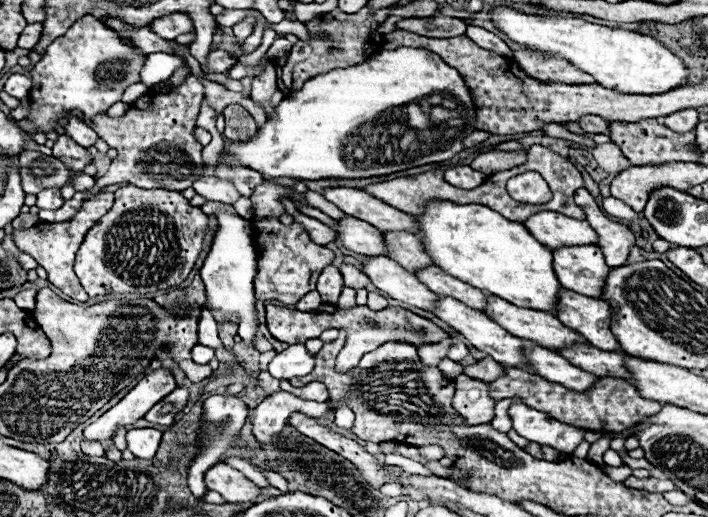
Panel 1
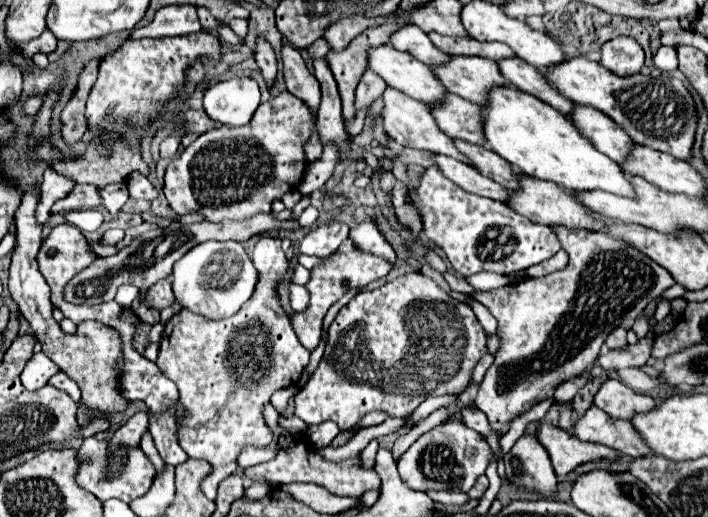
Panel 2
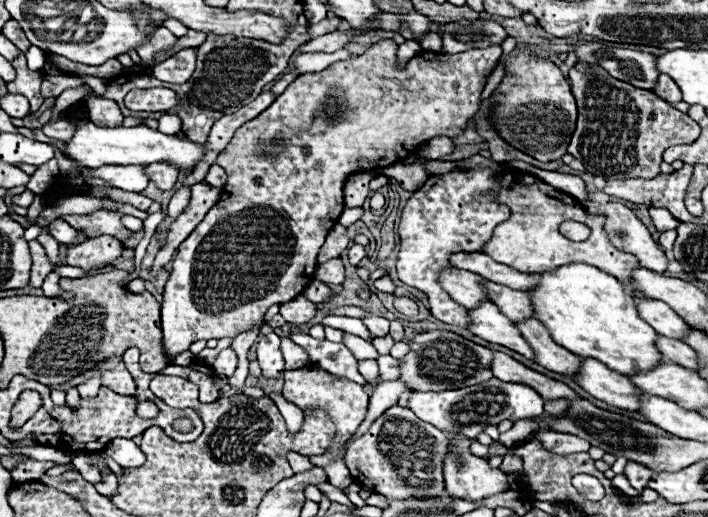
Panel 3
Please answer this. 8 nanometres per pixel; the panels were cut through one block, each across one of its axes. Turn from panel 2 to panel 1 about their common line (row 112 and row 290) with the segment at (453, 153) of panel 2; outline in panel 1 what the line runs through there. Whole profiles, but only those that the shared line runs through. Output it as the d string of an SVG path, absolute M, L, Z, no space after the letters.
M372 256L366 264L362 264L362 270L378 290L386 292L394 300L408 302L410 306L428 312L438 308L438 294L426 288L414 274L406 272L398 262L386 256Z

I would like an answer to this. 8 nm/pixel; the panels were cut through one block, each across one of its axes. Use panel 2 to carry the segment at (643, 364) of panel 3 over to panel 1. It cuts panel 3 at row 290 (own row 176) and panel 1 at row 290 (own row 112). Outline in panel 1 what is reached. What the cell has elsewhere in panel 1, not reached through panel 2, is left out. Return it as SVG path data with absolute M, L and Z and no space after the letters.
M430 202L426 206L426 212L418 216L420 222L420 238L434 258L434 264L446 270L448 274L460 278L462 282L480 288L486 294L494 294L502 300L508 300L510 304L516 304L520 308L534 308L544 310L550 314L558 314L558 298L560 298L560 282L552 268L552 250L548 250L544 244L540 244L524 224L512 222L498 212L480 206L480 204L450 204L450 202Z

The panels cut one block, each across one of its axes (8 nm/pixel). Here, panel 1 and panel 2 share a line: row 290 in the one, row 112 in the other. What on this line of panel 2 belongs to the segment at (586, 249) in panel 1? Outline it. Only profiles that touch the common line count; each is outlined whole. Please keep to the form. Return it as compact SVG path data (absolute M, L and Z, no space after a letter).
M578 106L570 120L586 138L592 140L592 144L602 154L618 160L618 164L622 164L622 160L630 156L630 148L634 148L634 142L618 124L614 124L614 120L610 120L600 110L594 110L590 106Z

